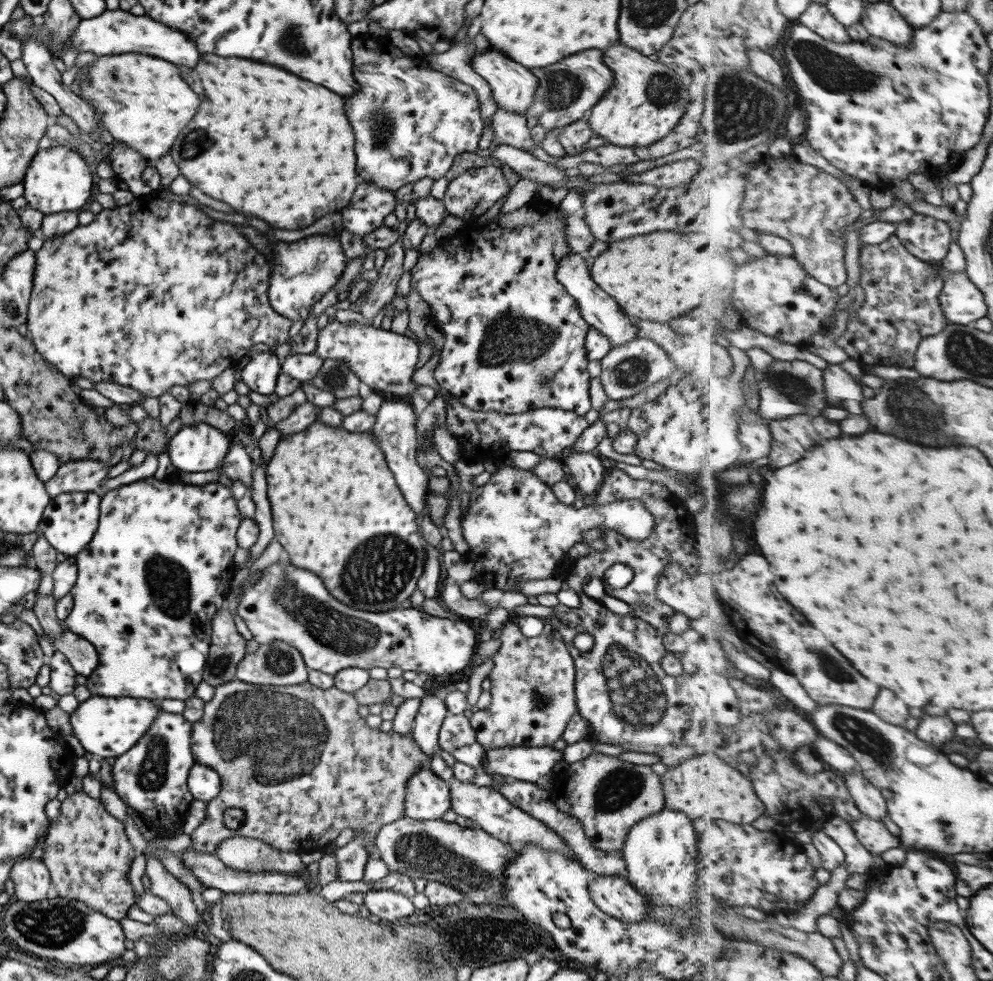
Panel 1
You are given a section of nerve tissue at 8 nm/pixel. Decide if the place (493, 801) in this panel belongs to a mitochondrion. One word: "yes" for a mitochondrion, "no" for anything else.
no

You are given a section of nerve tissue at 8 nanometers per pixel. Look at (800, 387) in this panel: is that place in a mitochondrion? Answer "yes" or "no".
yes

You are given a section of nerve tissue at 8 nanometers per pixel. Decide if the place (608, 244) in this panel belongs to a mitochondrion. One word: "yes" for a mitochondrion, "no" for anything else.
no

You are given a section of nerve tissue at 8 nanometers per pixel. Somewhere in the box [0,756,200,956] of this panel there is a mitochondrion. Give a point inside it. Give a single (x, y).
(56, 927)

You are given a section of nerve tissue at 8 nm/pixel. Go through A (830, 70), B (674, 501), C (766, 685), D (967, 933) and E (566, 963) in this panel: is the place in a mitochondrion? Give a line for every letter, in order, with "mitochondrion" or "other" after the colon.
A: mitochondrion
B: other
C: other
D: other
E: other

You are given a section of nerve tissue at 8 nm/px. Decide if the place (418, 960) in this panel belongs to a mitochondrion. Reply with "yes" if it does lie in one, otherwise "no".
yes

